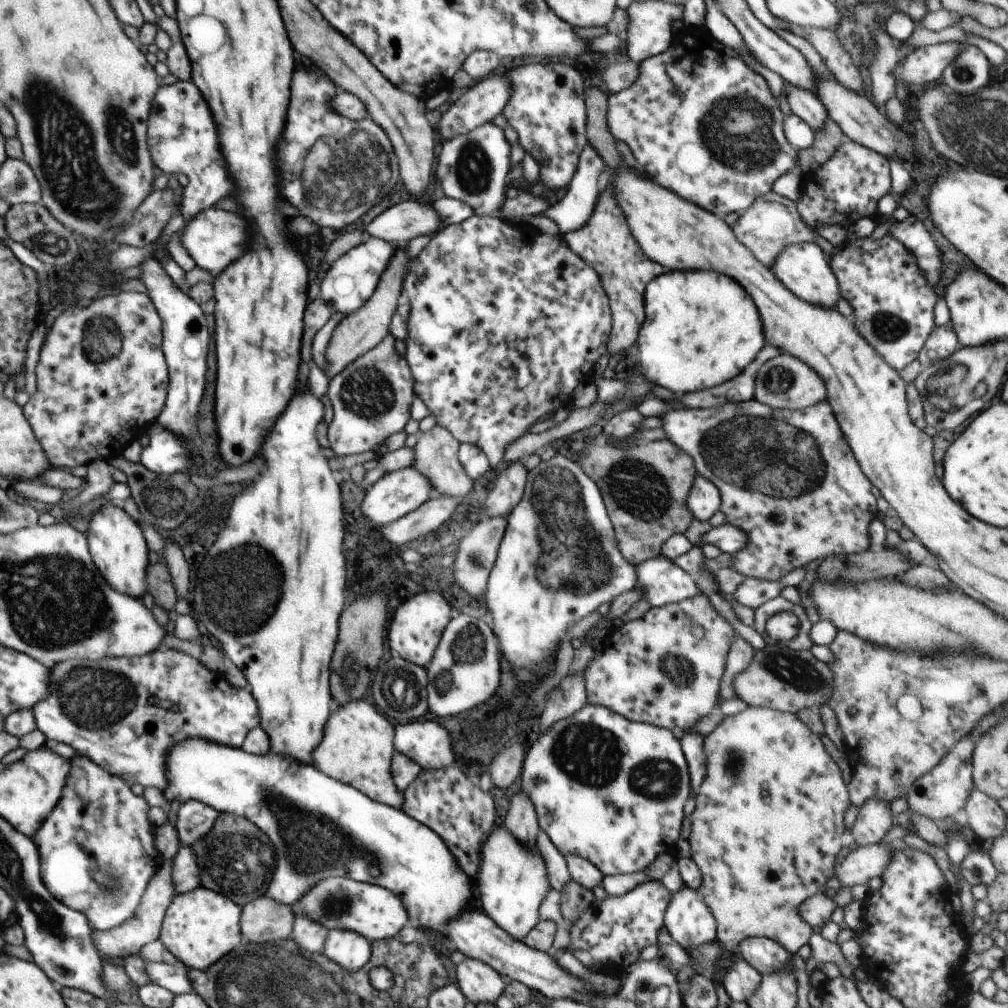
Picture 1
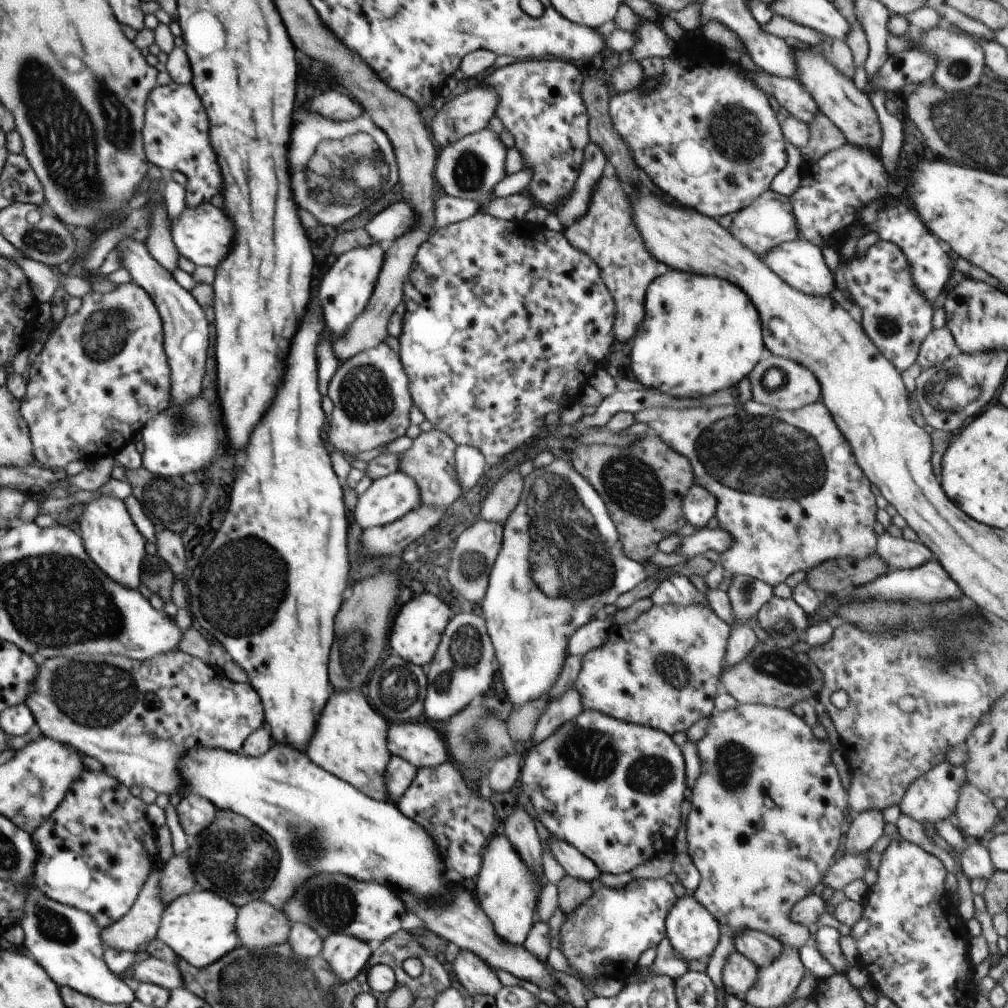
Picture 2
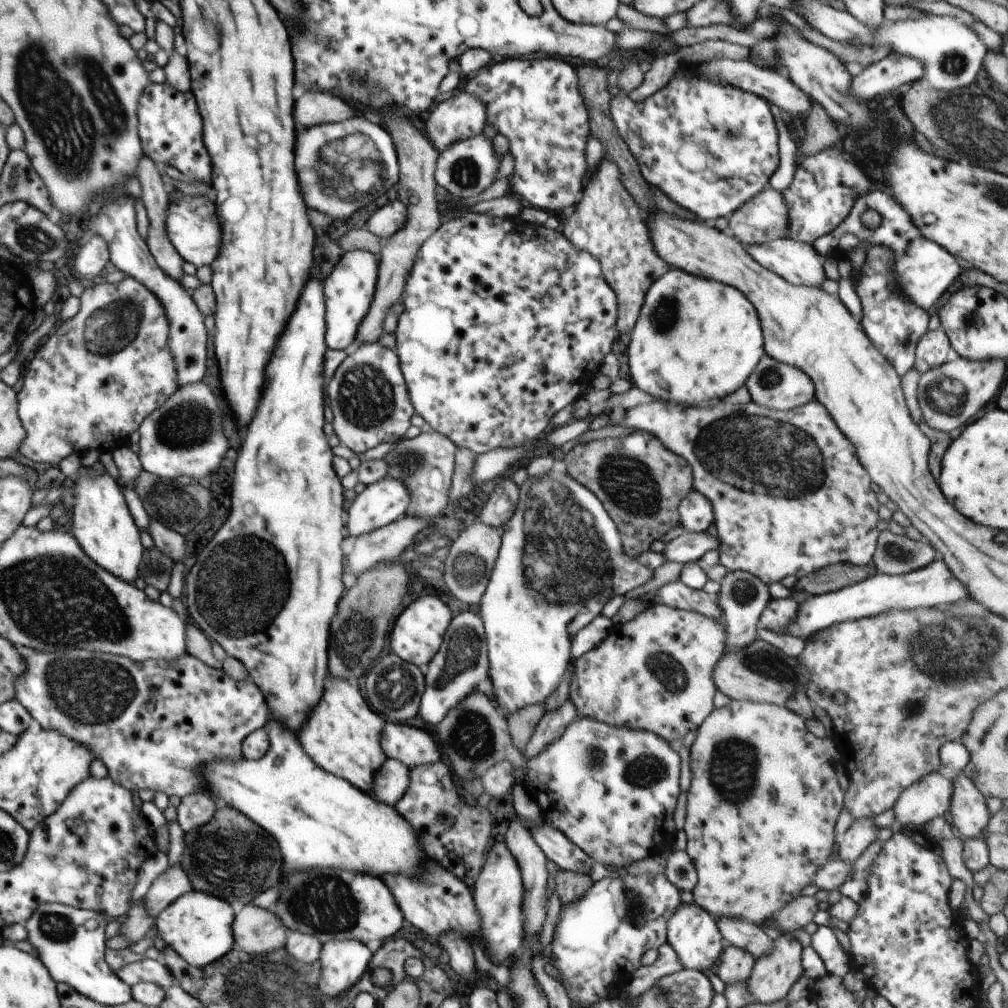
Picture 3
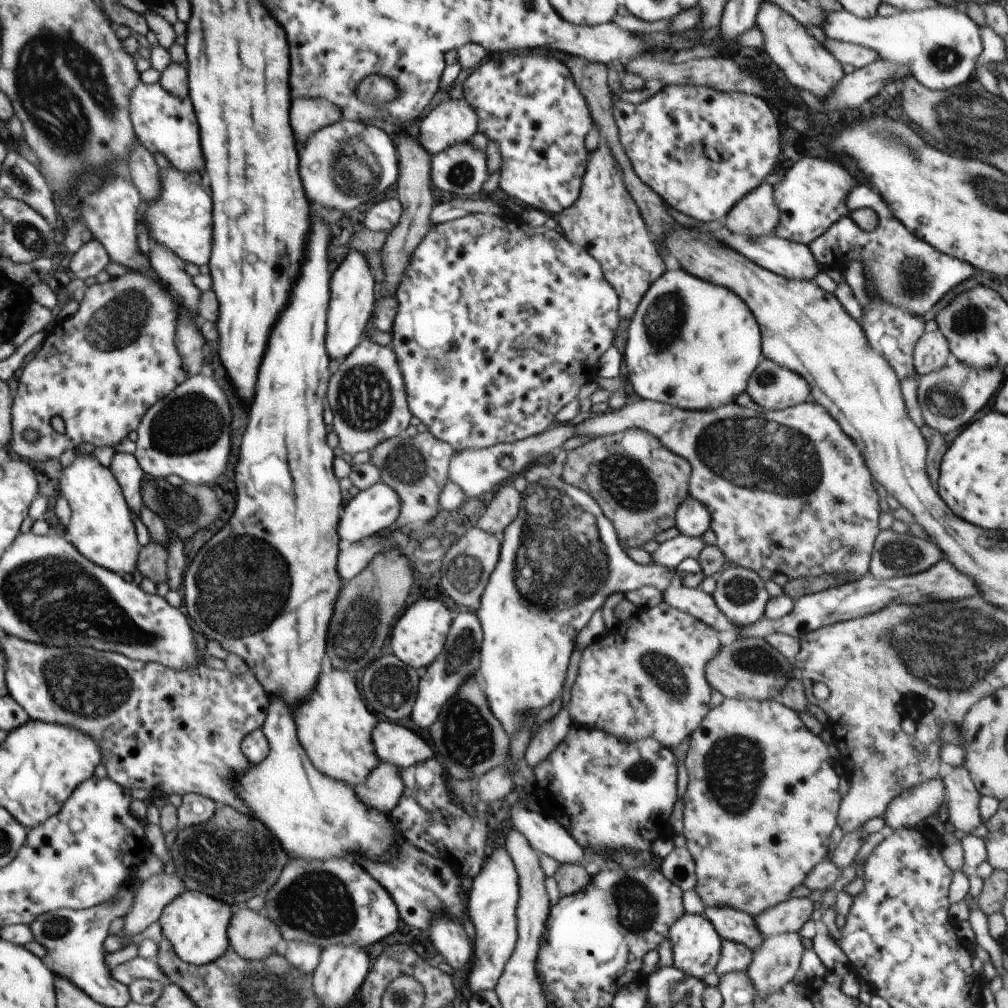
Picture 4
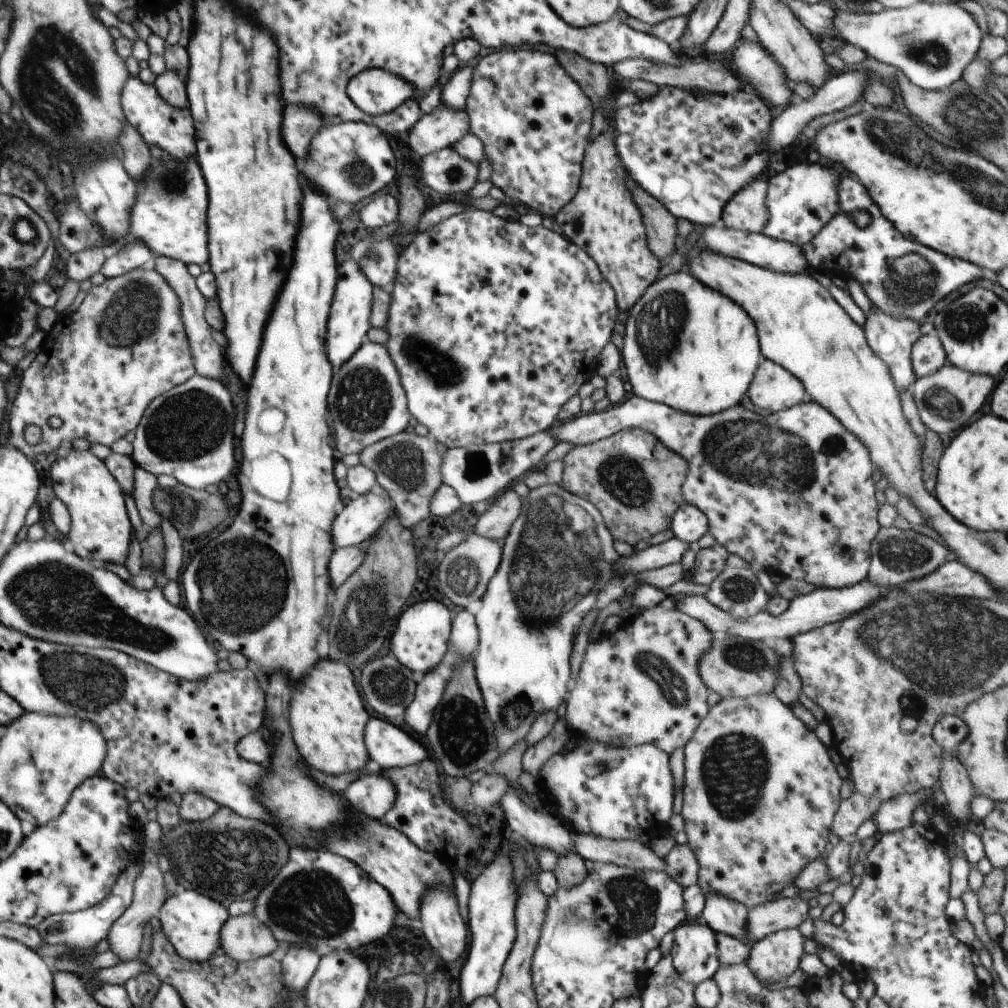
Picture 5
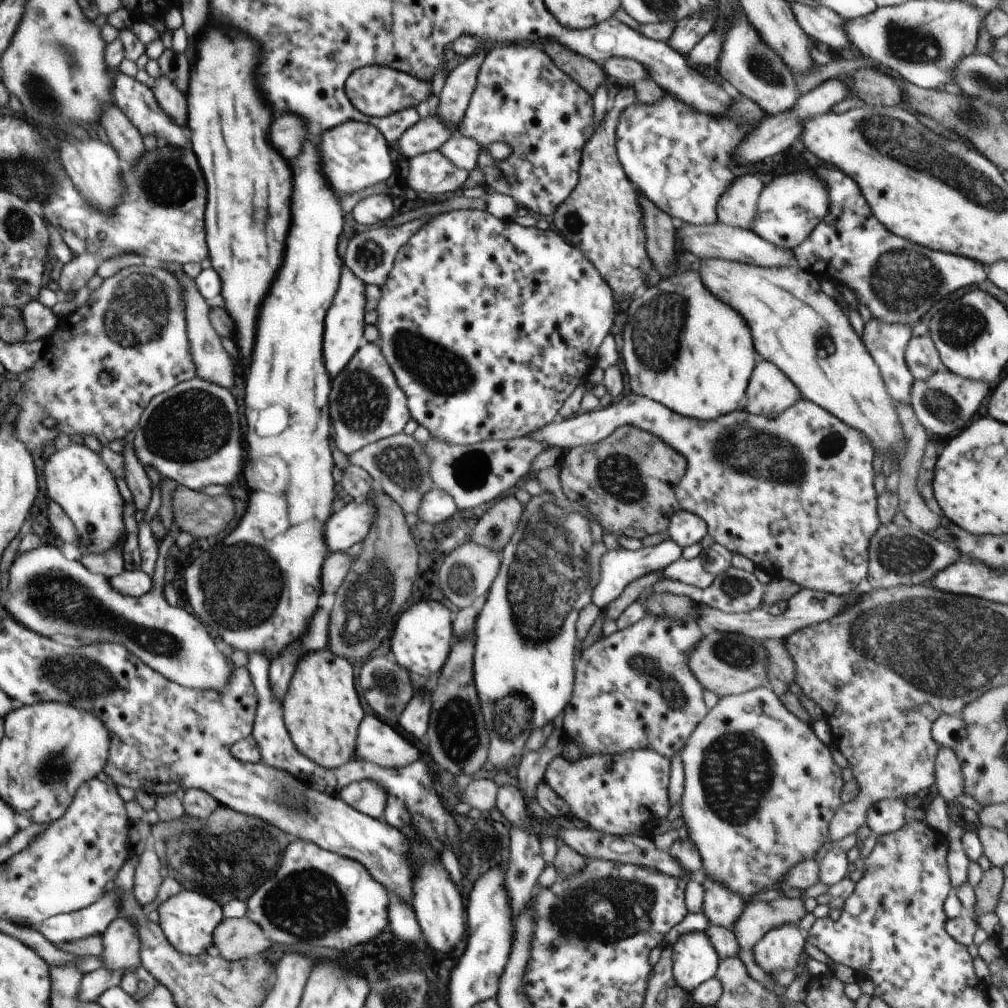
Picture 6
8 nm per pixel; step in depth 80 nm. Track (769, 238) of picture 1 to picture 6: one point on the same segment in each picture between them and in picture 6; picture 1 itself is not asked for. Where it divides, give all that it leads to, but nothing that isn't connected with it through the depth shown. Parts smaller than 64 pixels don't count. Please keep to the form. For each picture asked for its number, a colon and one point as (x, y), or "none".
2: (769, 221)
3: (765, 218)
4: (756, 215)
5: (746, 211)
6: (737, 207)

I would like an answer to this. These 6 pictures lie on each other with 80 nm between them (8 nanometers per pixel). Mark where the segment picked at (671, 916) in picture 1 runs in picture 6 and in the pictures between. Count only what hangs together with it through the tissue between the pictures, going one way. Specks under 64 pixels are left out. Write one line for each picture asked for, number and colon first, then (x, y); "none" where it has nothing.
2: (694, 933)
3: (692, 931)
4: (696, 946)
5: (694, 952)
6: (695, 961)

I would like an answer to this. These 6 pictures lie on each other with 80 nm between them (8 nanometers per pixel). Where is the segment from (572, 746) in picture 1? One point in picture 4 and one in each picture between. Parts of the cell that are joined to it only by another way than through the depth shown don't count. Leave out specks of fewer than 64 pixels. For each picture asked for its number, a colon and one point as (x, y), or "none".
2: (612, 789)
3: (612, 791)
4: (614, 793)

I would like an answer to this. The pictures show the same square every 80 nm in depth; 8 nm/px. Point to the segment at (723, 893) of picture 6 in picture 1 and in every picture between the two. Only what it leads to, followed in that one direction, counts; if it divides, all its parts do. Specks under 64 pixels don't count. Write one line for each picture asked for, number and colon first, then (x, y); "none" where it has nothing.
1: (765, 955)
2: (761, 948)
3: (753, 939)
4: (733, 925)
5: (721, 914)

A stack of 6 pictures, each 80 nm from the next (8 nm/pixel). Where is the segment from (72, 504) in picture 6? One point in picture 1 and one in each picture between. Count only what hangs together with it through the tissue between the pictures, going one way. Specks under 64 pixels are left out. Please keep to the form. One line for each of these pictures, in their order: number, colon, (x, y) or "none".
1: (117, 543)
2: (112, 540)
3: (101, 521)
4: (101, 528)
5: (100, 531)

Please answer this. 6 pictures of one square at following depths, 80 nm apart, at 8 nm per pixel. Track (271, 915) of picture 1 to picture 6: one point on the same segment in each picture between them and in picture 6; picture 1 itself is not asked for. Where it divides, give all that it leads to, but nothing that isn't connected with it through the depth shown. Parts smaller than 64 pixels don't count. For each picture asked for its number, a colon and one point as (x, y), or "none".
2: (258, 925)
3: (256, 930)
4: (251, 935)
5: (243, 938)
6: (234, 939)

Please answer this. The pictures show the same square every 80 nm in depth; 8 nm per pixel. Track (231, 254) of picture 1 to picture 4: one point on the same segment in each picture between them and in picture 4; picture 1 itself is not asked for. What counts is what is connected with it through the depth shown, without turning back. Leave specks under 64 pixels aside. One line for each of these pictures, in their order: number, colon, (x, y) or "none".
2: (203, 234)
3: (192, 227)
4: (181, 219)

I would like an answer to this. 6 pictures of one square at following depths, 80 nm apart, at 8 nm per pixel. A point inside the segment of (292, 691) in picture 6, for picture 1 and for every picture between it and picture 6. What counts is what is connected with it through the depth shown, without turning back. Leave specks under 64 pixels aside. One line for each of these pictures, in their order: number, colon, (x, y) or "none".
1: (357, 747)
2: (349, 741)
3: (342, 736)
4: (334, 726)
5: (327, 718)

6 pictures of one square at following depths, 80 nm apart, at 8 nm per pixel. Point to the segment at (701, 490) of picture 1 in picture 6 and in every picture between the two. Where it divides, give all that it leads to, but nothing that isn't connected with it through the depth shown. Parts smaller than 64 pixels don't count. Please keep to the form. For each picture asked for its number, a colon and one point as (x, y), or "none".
2: (699, 506)
3: (696, 513)
4: (692, 519)
5: (689, 524)
6: (686, 529)

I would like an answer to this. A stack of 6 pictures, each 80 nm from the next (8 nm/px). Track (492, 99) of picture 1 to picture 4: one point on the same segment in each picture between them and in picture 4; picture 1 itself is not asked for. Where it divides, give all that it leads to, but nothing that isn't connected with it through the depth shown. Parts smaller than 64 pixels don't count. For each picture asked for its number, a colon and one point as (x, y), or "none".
2: (469, 112)
3: (463, 116)
4: (452, 122)

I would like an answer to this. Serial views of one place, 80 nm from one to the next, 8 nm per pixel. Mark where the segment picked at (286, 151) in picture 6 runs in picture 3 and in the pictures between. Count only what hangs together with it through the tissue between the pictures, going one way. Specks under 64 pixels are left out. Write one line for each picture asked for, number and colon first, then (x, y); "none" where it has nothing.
3: (315, 107)
4: (307, 115)
5: (301, 125)

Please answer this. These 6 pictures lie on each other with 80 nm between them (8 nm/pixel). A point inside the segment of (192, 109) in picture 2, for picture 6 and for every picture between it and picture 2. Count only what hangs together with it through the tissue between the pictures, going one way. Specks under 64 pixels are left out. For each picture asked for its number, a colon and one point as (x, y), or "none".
3: (170, 125)
4: (164, 123)
5: (171, 129)
6: (137, 101)

